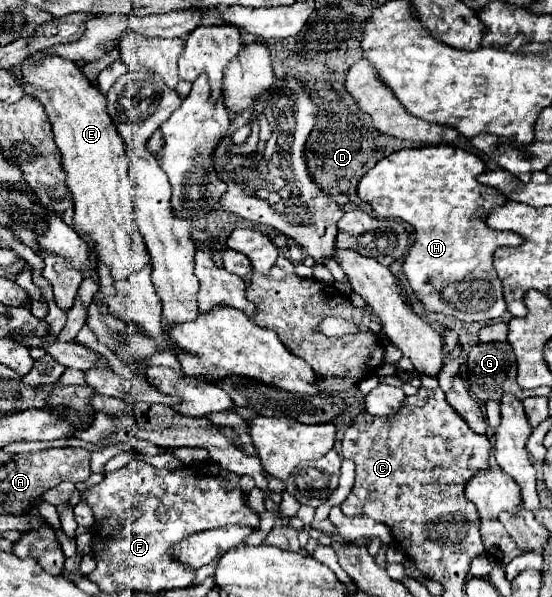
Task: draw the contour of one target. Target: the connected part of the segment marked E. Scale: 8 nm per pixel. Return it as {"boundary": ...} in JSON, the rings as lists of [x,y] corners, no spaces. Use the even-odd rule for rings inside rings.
{"boundary":[[[49,57],[43,65],[27,69],[17,79],[25,83],[27,95],[43,103],[53,125],[55,143],[63,155],[67,187],[75,203],[75,229],[95,241],[97,257],[111,267],[113,279],[129,277],[149,263],[149,253],[133,217],[131,193],[135,193],[135,183],[127,173],[129,157],[123,137],[119,137],[119,131],[107,115],[105,95],[87,81],[75,63],[63,61],[61,57]]]}

